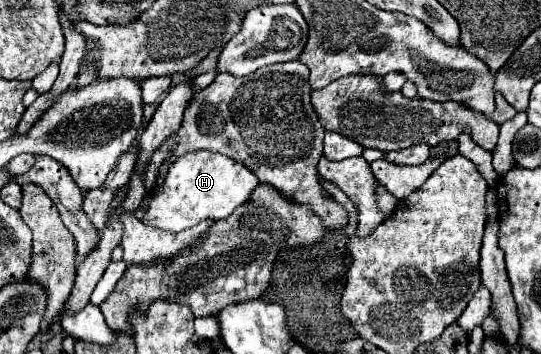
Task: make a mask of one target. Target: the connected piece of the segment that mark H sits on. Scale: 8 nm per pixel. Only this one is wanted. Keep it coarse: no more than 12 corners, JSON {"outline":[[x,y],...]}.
{"outline":[[219,153],[169,165],[141,221],[169,233],[219,221],[259,179]]}

